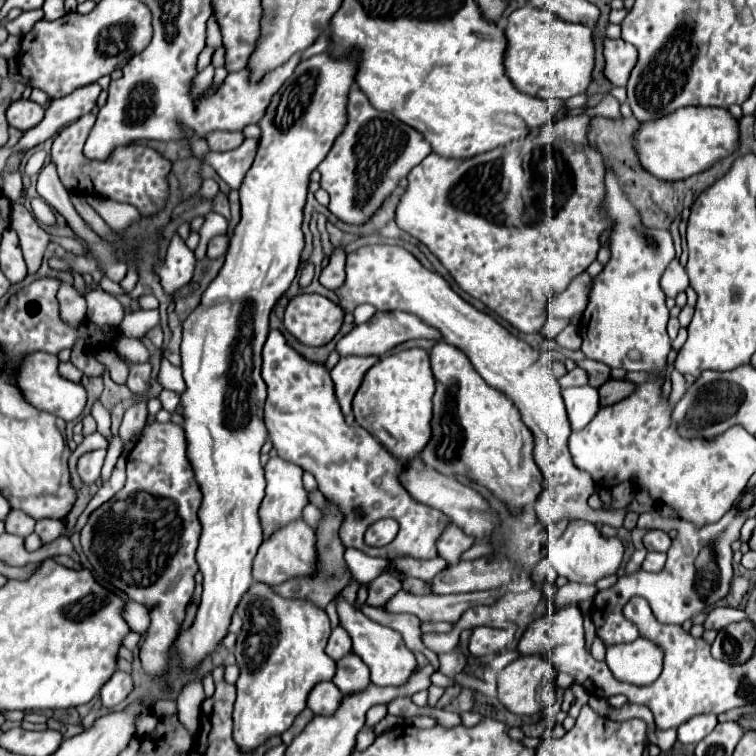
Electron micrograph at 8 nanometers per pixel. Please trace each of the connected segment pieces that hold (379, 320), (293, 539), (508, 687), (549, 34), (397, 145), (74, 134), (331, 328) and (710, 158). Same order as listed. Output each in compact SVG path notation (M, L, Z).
M375 312L365 324L355 326L349 334L345 334L339 342L337 342L337 352L341 356L345 354L357 354L357 356L381 356L385 352L389 352L391 348L407 342L407 340L441 340L441 332L437 328L431 328L429 324L425 324L421 318L417 318L415 314L409 312Z
M293 520L281 528L277 528L267 540L263 540L255 560L253 560L253 580L265 582L269 586L277 586L293 576L311 574L311 564L317 560L315 554L315 536L313 528L307 526L303 520Z
M545 654L519 656L517 660L513 660L509 666L505 666L499 672L497 694L507 710L511 710L513 714L529 716L529 714L541 712L543 708L547 708L555 702L555 680L557 680L557 670L553 668L551 660L545 658Z
M523 6L509 14L505 24L505 74L523 94L545 100L567 100L583 94L593 72L593 40L591 30L547 14L543 8Z
M351 86L349 94L347 94L347 124L345 124L343 132L337 136L337 140L333 142L327 158L317 166L317 170L321 172L321 188L327 190L331 196L329 210L343 222L363 224L365 220L369 220L375 214L375 210L381 206L381 202L397 188L399 178L407 176L411 172L411 168L415 168L425 156L429 156L429 152L431 152L431 146L425 140L425 136L421 136L421 132L417 132L415 128L397 120L389 112L375 110L369 104L367 96L357 86Z
M93 114L81 116L77 122L65 126L53 140L51 160L57 164L59 178L63 186L75 190L75 192L87 192L87 194L101 194L105 198L133 204L141 214L155 214L163 208L169 186L167 186L167 174L171 172L171 162L167 162L159 152L153 148L135 144L117 148L107 162L89 160L83 156L83 144L87 140L89 130L95 124Z
M299 294L285 308L285 328L307 346L325 346L343 324L341 308L319 294Z
M687 106L677 108L675 112L657 120L647 120L639 124L637 132L633 132L631 142L643 170L659 180L675 182L703 172L705 168L711 168L717 160L733 154L737 148L737 134L739 122L727 110Z

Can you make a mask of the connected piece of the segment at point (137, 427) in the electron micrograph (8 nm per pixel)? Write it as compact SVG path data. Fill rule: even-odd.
M141 402L141 404L137 404L137 406L133 406L131 410L125 412L125 416L121 420L121 426L119 426L119 438L123 440L123 444L135 440L141 434L143 426L145 426L145 420L147 420L145 402Z

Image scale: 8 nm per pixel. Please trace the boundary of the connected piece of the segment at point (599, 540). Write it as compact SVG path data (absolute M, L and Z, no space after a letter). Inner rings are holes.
M573 520L559 538L549 542L549 560L553 562L559 576L569 578L571 582L595 584L599 578L617 572L623 560L623 544L619 538L605 538L593 522Z

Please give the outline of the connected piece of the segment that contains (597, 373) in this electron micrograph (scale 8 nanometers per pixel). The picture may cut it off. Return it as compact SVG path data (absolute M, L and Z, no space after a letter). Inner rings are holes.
M581 360L581 362L575 362L579 368L583 368L589 376L589 384L593 388L599 388L607 378L609 378L609 368L605 364L599 364L599 362L593 362L593 360Z

